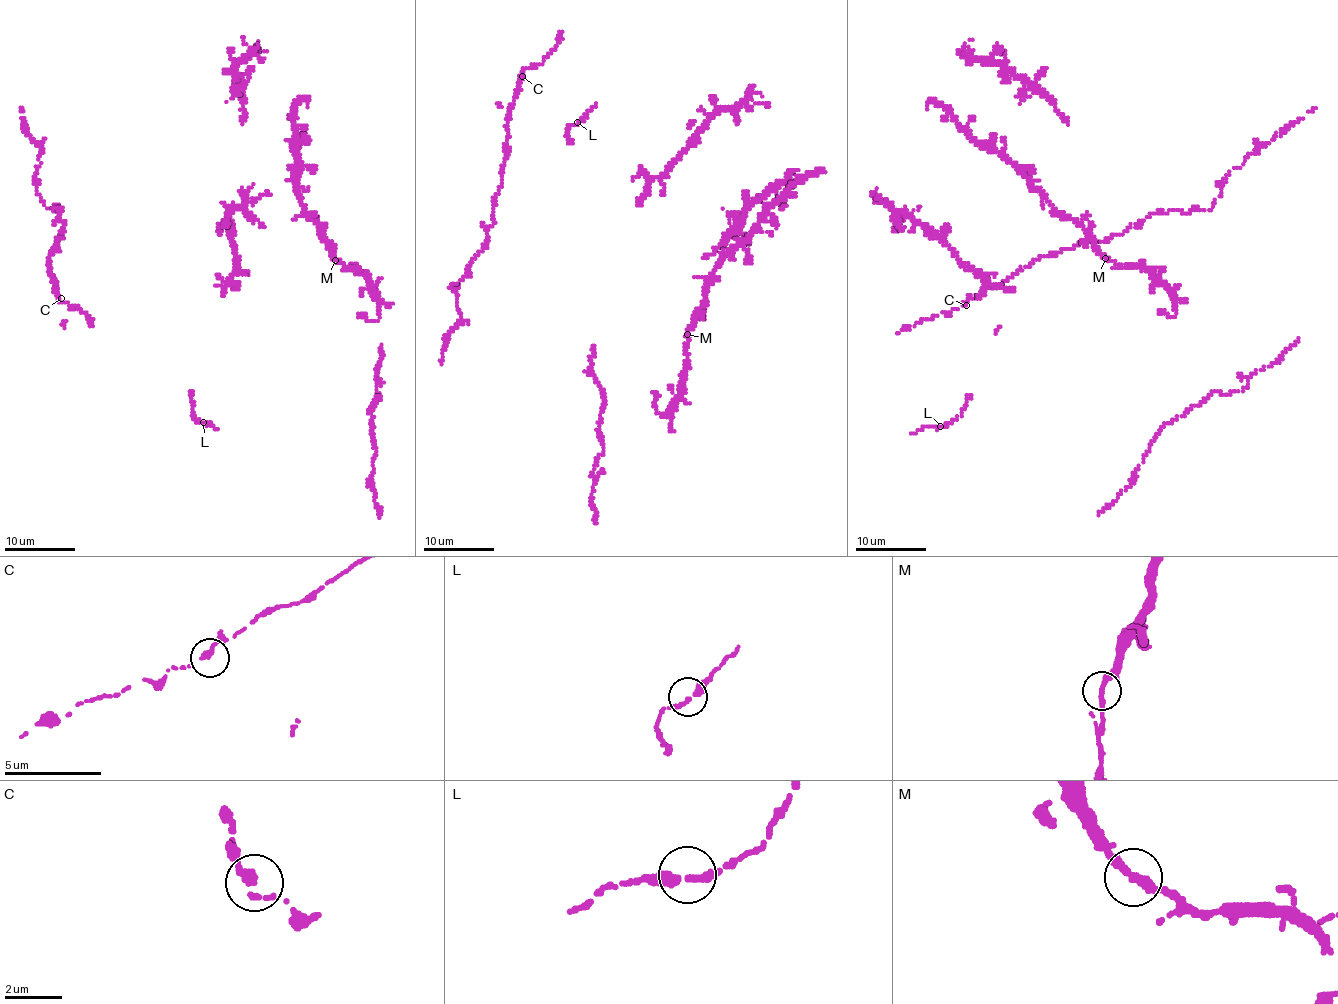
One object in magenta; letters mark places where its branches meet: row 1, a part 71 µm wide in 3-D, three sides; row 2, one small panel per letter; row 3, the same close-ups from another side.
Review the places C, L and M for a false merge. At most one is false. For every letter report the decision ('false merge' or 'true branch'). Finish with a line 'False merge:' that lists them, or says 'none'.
C: true branch
L: true branch
M: true branch
False merge: none

